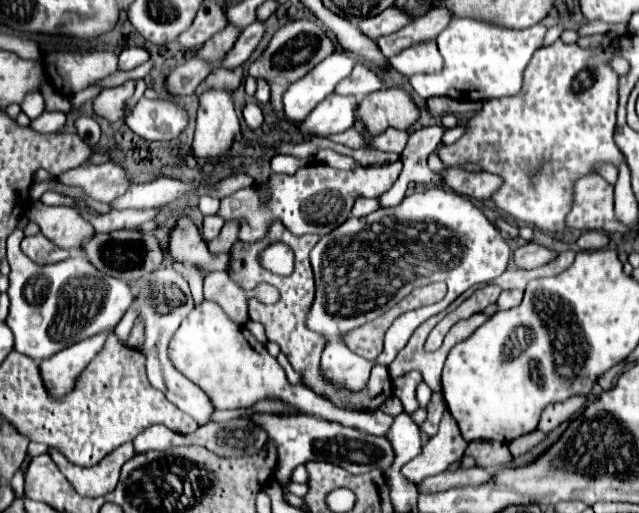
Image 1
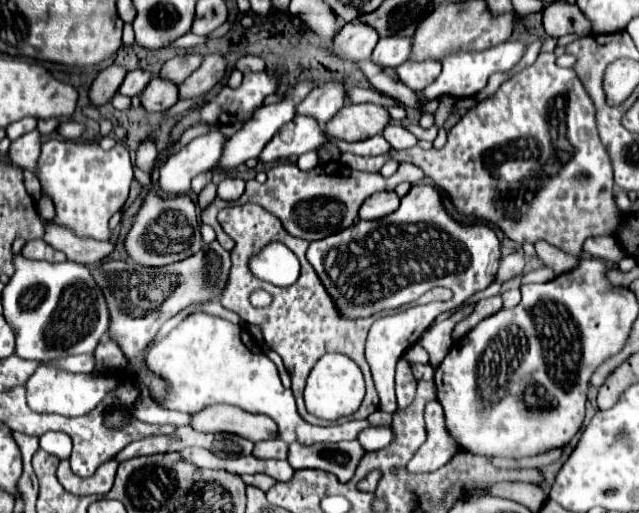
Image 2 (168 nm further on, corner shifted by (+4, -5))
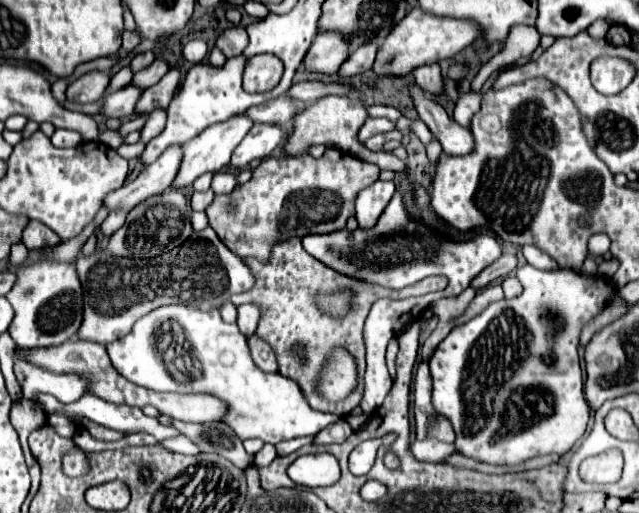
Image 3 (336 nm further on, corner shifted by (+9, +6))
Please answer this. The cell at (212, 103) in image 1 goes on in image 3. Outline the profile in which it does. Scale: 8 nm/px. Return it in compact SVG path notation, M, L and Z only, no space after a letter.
M169 146L153 164L149 164L141 174L137 174L133 180L129 180L125 186L117 188L115 192L107 194L107 200L103 200L103 206L113 210L125 210L129 212L149 196L157 196L159 192L167 190L171 186L171 180L175 178L181 162L181 146Z

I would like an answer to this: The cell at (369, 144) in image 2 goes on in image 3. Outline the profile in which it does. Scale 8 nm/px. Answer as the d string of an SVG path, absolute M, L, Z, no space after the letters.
M395 130L395 132L385 132L385 134L375 134L373 138L369 138L369 140L365 142L365 146L367 146L369 150L373 150L373 152L381 152L385 142L389 142L389 140L401 140L401 138L403 138L403 134L401 134L399 130Z

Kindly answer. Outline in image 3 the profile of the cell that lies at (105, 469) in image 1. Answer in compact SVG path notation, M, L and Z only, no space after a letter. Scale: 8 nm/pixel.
M71 450L69 454L65 454L63 458L63 472L67 476L81 476L89 470L89 464L87 464L87 458L81 450Z

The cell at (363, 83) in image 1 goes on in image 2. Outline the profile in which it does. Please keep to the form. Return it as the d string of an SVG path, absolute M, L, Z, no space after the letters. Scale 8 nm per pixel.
M328 81L322 83L316 91L312 91L304 103L298 105L298 115L312 115L320 123L328 123L348 99L348 87L344 83Z

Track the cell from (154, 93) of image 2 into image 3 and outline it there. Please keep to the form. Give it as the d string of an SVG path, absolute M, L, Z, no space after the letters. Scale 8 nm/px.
M127 86L121 88L119 92L109 92L103 96L103 106L101 106L101 116L105 118L127 118L133 114L135 102L139 100L141 88L135 86Z

